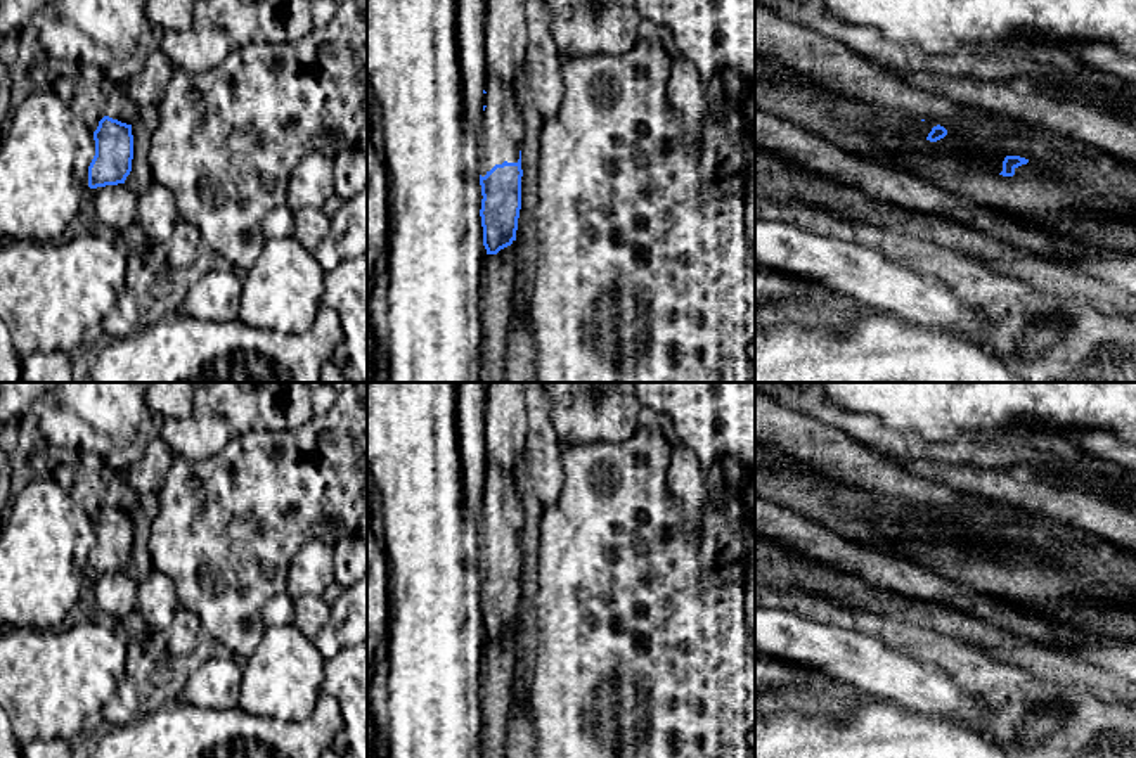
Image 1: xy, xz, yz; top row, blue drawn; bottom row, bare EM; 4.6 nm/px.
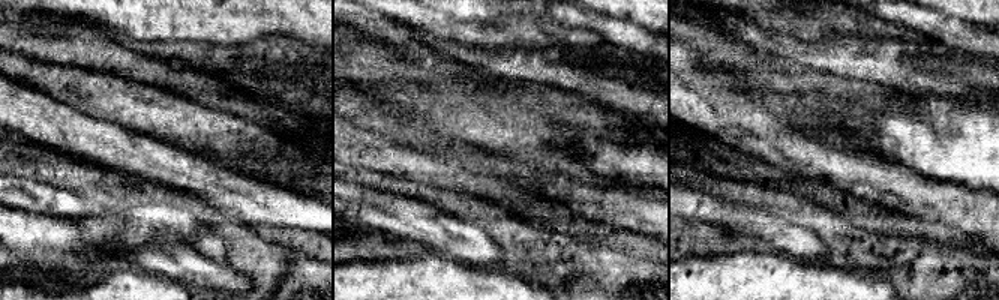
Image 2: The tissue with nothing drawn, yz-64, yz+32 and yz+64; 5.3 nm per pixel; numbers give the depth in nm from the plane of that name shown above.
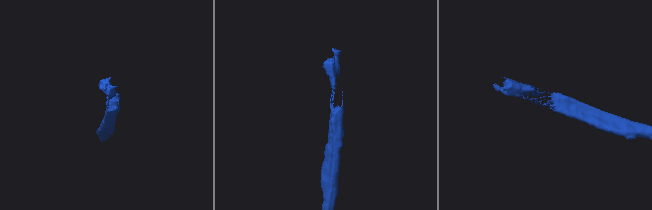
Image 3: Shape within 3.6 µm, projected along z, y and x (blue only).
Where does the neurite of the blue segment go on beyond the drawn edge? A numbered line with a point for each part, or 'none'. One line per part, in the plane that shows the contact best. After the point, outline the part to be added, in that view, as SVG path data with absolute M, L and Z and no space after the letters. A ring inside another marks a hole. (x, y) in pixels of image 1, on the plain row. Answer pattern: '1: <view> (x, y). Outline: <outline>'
1: xz (501, 523). Outline: M488 462L485 498L478 523L478 561L485 564L495 552L518 550L523 531L520 476Z

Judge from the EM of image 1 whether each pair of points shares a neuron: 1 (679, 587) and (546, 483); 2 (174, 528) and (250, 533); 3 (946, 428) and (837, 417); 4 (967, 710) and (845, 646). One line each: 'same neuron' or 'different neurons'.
1: different neurons
2: same neuron
3: different neurons
4: same neuron

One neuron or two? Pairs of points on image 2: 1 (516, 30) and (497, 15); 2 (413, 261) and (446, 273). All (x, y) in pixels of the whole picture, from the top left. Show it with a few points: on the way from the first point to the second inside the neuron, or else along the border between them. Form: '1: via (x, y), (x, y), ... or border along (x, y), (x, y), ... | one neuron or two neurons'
1: border along (510, 15), (498, 26), (476, 24), (470, 29) | two neurons
2: via (420, 269), (425, 273), (438, 273) | one neuron

